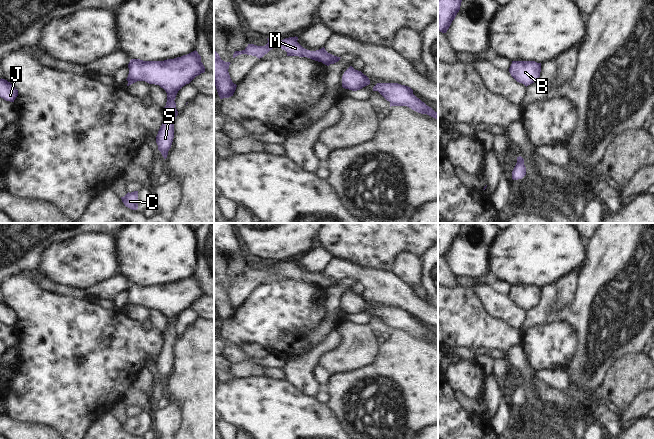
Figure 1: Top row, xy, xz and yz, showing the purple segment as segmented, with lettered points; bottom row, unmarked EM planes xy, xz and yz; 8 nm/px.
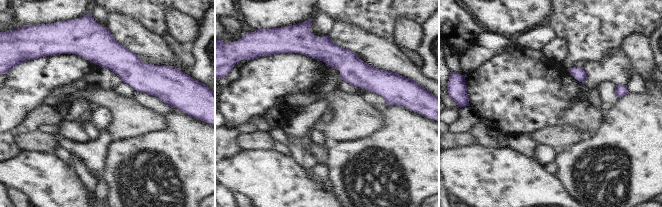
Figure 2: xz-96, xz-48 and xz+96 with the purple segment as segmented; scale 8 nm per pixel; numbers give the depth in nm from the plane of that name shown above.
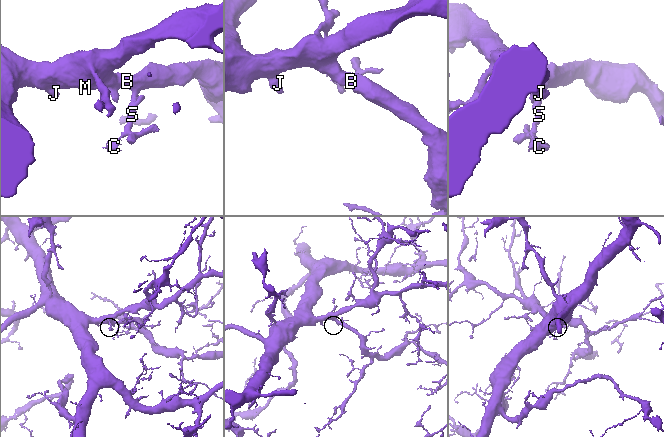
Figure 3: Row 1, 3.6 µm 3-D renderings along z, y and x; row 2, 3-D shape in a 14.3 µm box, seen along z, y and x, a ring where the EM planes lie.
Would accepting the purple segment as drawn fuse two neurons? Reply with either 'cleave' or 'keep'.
keep

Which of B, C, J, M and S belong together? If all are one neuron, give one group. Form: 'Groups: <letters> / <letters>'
Groups: B C J M S.

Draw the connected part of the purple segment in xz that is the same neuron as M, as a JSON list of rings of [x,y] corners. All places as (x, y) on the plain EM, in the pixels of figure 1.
[[[296,260],[285,262],[283,264],[281,264],[280,262],[281,261],[267,262],[268,267],[265,270],[248,268],[248,270],[244,274],[235,275],[233,278],[233,282],[241,278],[247,278],[256,280],[257,282],[260,283],[273,272],[281,272],[285,274],[287,276],[287,280],[307,281],[312,284],[322,286],[327,290],[338,286],[341,282],[328,277],[324,271],[316,275],[307,274],[297,266],[298,261]]]

